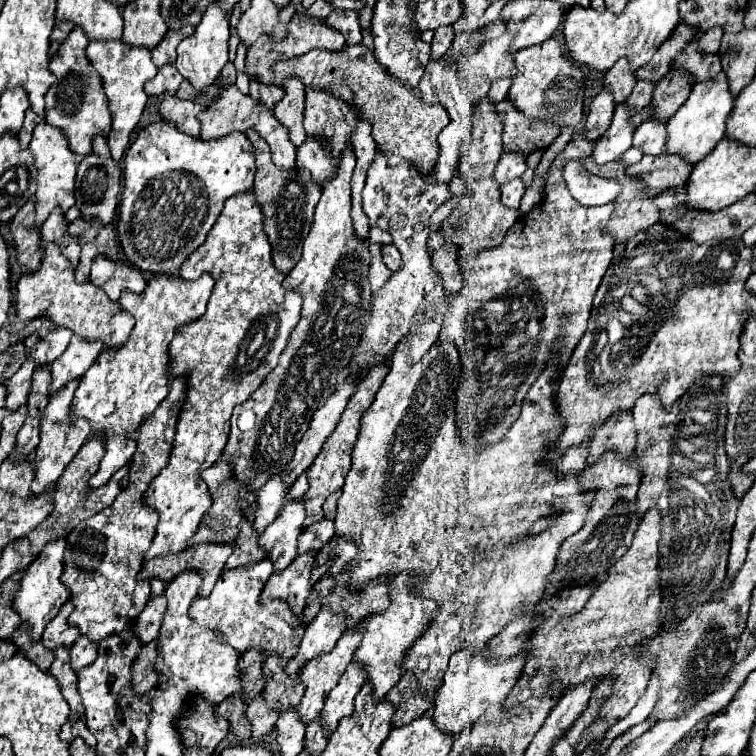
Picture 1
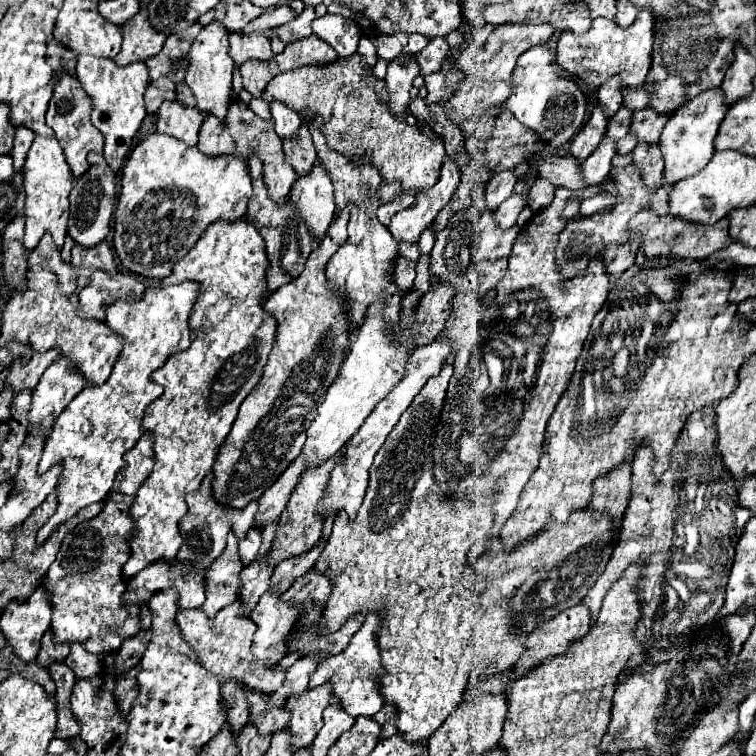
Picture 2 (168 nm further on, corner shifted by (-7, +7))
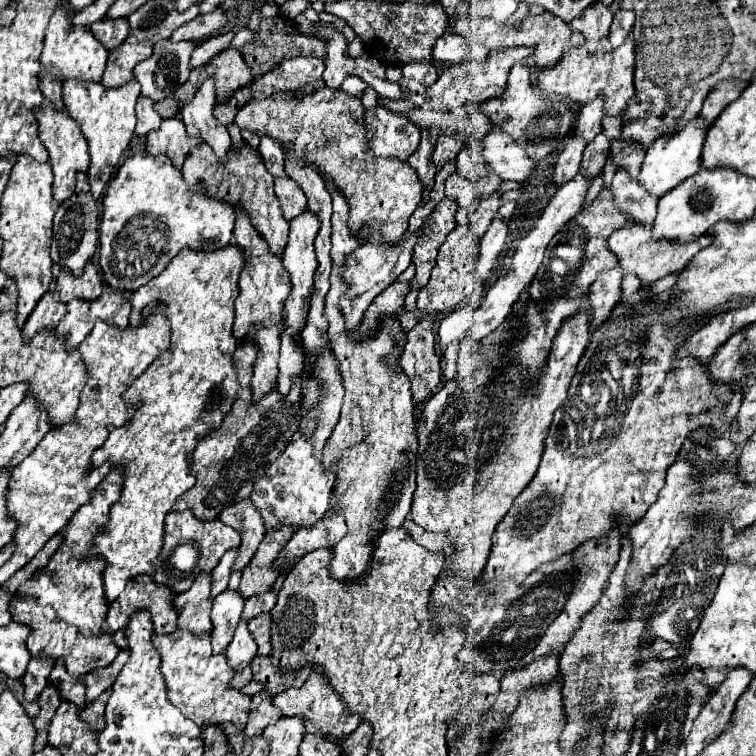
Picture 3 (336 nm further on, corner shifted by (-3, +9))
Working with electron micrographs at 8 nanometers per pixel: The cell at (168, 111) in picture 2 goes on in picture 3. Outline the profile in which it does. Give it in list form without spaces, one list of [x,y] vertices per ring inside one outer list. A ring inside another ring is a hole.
[[[178,118],[164,120],[158,130],[154,130],[146,136],[146,152],[170,156],[172,164],[178,170],[182,168],[186,156],[190,156],[190,150],[198,144],[200,142],[196,138],[186,136],[186,126]]]

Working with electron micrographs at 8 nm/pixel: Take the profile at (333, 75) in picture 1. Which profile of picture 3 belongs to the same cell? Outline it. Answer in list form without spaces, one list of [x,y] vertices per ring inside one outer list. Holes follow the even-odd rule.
[[[306,88],[298,98],[280,92],[268,100],[250,100],[234,118],[240,130],[270,136],[280,146],[292,144],[294,152],[308,162],[320,176],[326,176],[336,190],[348,200],[348,230],[358,236],[366,226],[370,232],[380,230],[384,244],[394,244],[408,228],[408,218],[422,202],[422,184],[410,164],[400,160],[366,156],[364,108],[360,98],[350,98],[342,90]]]

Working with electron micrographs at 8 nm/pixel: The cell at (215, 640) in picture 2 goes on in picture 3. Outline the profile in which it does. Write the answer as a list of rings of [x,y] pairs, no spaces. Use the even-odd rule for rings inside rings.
[[[176,630],[168,636],[154,636],[154,648],[160,654],[166,694],[186,718],[194,720],[198,726],[234,724],[238,730],[246,726],[252,696],[244,696],[228,686],[234,670],[228,666],[224,652],[218,656],[212,654],[210,634],[194,636],[188,630]]]

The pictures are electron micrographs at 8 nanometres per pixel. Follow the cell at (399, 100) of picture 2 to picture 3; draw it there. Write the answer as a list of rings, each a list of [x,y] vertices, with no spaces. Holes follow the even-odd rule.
[[[378,104],[376,108],[366,110],[366,138],[366,152],[370,152],[370,156],[406,162],[420,144],[420,130],[400,114]]]

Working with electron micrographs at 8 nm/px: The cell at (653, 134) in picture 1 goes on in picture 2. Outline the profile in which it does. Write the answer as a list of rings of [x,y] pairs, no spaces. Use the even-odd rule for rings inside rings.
[[[638,142],[632,154],[634,154],[634,164],[644,174],[644,182],[648,186],[658,186],[662,182],[662,166],[664,166],[660,146],[658,144],[642,146],[642,142]]]

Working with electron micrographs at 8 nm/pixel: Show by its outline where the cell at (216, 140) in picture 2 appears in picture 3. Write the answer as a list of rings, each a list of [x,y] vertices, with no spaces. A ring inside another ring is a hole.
[[[200,144],[196,146],[190,156],[184,162],[182,168],[184,180],[190,190],[202,190],[204,194],[228,202],[234,206],[234,210],[242,208],[250,214],[250,224],[254,224],[256,232],[262,232],[262,238],[270,244],[270,250],[278,256],[286,250],[286,236],[288,236],[288,222],[282,218],[282,208],[278,204],[278,198],[274,196],[274,178],[268,174],[264,160],[260,152],[254,152],[252,148],[244,146],[240,152],[230,150],[228,164],[218,164],[214,158],[214,152],[210,146]]]

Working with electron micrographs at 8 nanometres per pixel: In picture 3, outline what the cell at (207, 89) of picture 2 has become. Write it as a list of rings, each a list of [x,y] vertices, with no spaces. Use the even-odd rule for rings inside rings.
[[[206,80],[196,96],[182,108],[182,122],[190,138],[198,136],[216,154],[220,164],[226,164],[226,152],[230,150],[228,130],[214,118],[214,80]]]

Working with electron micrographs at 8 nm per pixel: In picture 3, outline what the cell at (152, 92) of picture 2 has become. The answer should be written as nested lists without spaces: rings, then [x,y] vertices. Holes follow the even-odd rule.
[[[140,96],[138,104],[136,104],[136,130],[134,130],[134,134],[138,138],[144,138],[148,132],[160,128],[160,124],[162,124],[162,118],[156,114],[154,102]]]

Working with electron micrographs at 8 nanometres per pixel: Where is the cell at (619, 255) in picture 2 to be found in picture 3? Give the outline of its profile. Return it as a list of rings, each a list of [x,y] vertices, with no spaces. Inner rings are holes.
[[[620,266],[614,270],[606,270],[598,276],[598,280],[590,286],[590,304],[588,304],[588,314],[590,314],[590,330],[598,328],[604,324],[610,316],[610,312],[618,306],[620,302],[620,282],[622,282],[622,270]]]

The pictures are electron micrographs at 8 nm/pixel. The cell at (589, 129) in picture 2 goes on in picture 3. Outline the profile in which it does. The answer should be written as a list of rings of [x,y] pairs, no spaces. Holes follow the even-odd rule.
[[[570,136],[568,138],[566,148],[562,150],[562,154],[558,156],[558,160],[554,164],[554,178],[552,178],[552,182],[556,186],[566,184],[566,180],[572,180],[578,174],[584,146],[586,146],[586,142],[580,136]]]

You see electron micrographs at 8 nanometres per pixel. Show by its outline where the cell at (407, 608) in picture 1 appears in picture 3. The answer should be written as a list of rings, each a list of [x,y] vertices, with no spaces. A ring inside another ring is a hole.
[[[312,672],[300,688],[288,688],[282,694],[274,696],[272,704],[280,708],[282,716],[302,716],[302,720],[306,720],[306,734],[326,736],[328,740],[334,740],[334,742],[348,738],[360,724],[360,716],[350,716],[344,710],[340,696],[336,696],[336,692],[328,686],[328,682],[320,672]]]

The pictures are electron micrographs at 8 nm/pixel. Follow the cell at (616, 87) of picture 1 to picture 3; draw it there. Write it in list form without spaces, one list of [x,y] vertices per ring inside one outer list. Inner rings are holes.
[[[602,98],[586,104],[582,110],[580,110],[580,116],[578,116],[578,122],[576,122],[576,128],[574,128],[574,134],[576,136],[582,136],[586,142],[594,140],[594,136],[600,132],[600,124],[602,124]]]

